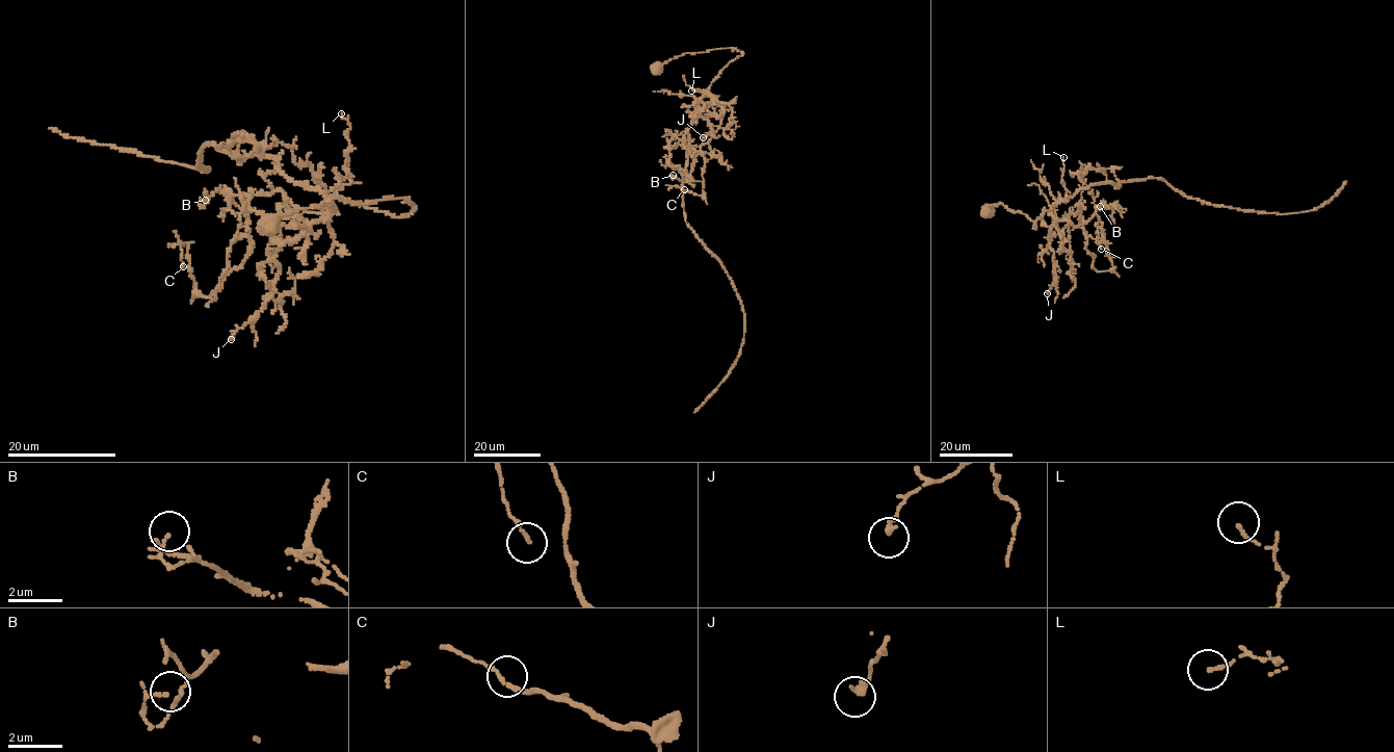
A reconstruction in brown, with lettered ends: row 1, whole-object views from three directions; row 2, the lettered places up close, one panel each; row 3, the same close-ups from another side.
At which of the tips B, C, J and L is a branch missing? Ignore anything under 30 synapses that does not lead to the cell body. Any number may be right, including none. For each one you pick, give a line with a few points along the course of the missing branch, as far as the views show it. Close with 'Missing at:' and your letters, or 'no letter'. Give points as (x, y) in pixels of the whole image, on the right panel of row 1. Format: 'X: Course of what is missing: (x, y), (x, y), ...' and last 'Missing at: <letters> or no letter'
Missing at: no letter

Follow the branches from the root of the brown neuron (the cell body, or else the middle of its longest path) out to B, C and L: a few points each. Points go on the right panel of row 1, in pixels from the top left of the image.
B: (990, 209), (1003, 204), (1034, 228), (1049, 209), (1074, 226), (1089, 222), (1096, 206), (1118, 205), (1100, 206)
C: (990, 209), (1034, 228), (1047, 210), (1055, 226), (1077, 212), (1107, 271), (1099, 233), (1101, 249)
L: (990, 209), (1003, 204), (1027, 215), (1034, 228), (1037, 217), (1066, 199), (1063, 157)

